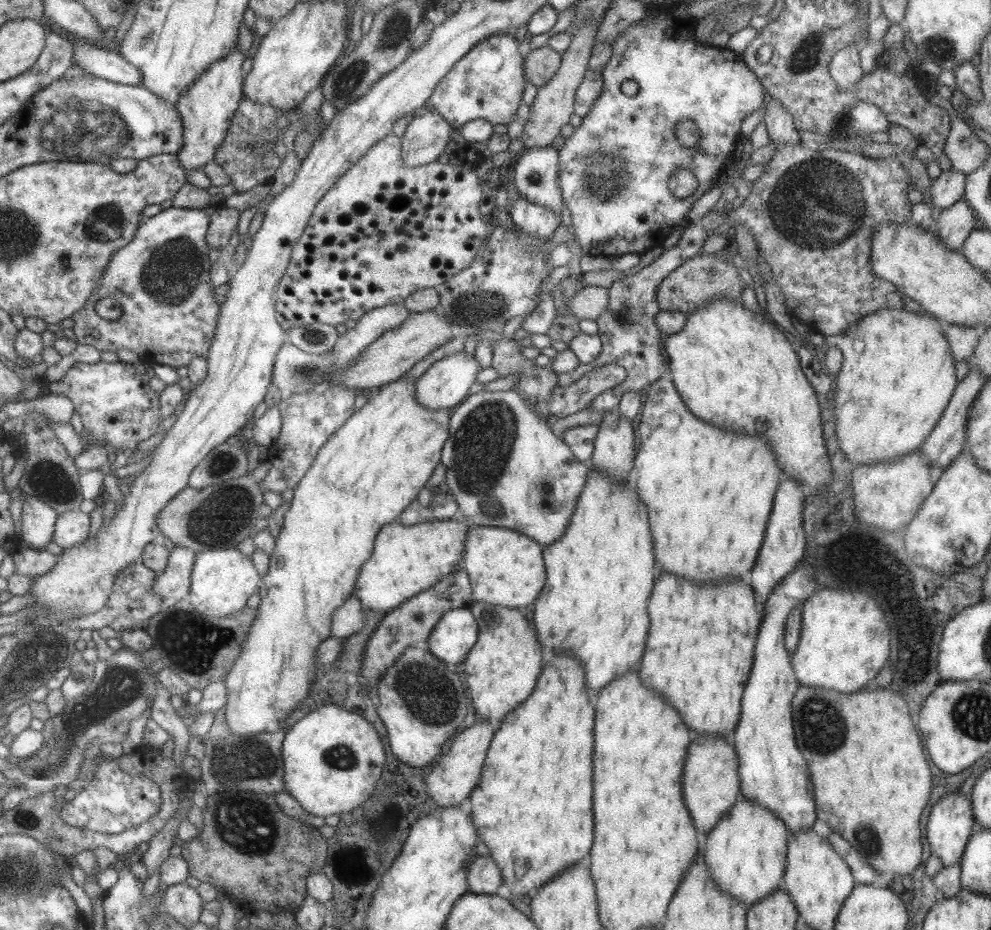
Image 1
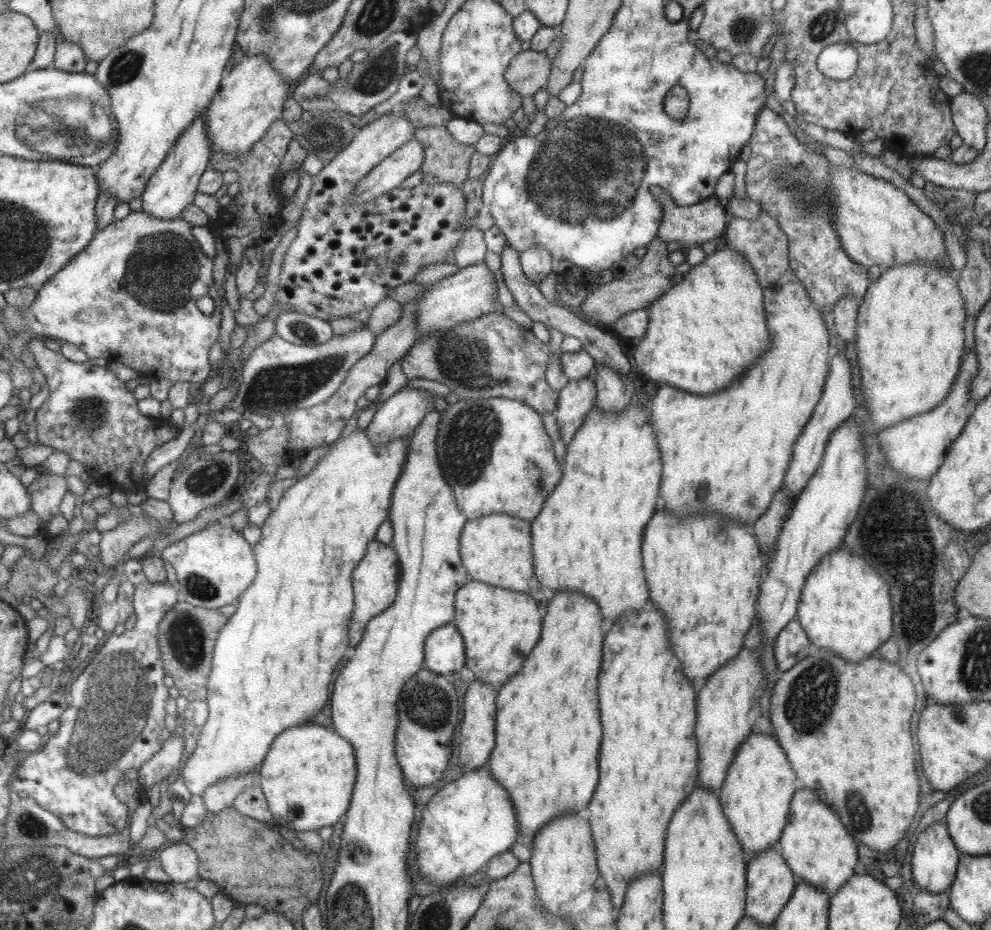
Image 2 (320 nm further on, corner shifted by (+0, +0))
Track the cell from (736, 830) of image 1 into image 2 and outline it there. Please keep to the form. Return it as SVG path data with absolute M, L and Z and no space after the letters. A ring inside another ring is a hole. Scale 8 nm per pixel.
M753 730L749 738L743 740L734 752L717 793L723 814L731 825L746 859L777 845L781 831L787 824L795 778L784 750L769 734Z

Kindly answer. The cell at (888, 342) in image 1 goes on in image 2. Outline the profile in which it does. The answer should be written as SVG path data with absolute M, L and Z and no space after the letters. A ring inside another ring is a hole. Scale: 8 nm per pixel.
M925 262L907 263L906 265L891 265L885 270L881 270L877 279L871 280L865 289L865 294L858 303L856 316L856 333L854 345L856 346L856 363L861 370L861 380L863 380L863 392L867 400L867 408L871 414L871 422L877 430L886 426L894 425L910 416L927 412L937 406L943 399L947 398L952 382L959 372L959 365L963 354L963 322L965 322L964 300L961 298L958 289L958 279L956 271L952 267L942 269L931 263Z

